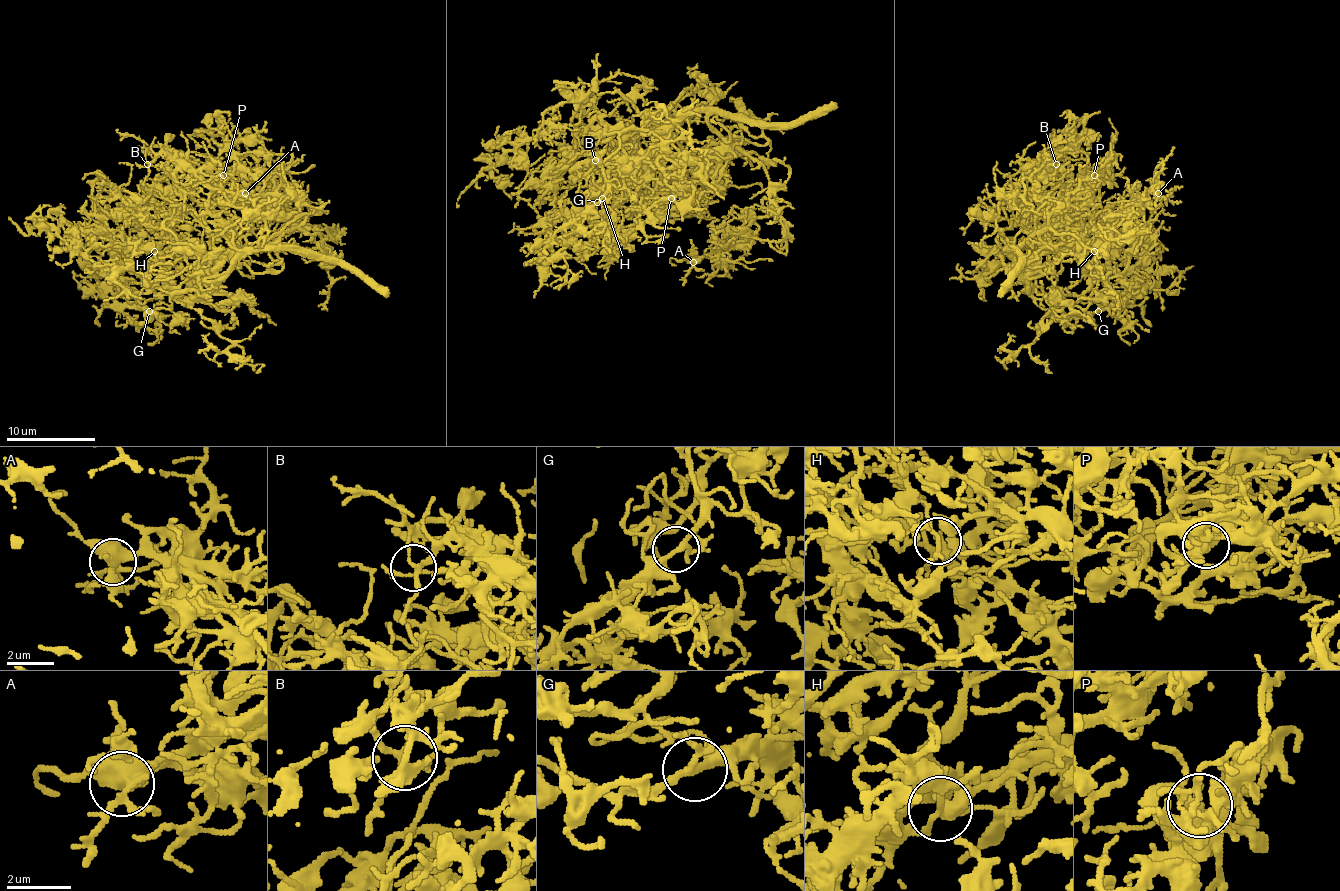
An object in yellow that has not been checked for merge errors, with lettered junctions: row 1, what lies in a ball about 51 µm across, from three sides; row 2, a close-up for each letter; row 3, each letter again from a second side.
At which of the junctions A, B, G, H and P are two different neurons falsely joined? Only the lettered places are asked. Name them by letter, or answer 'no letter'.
no letter

